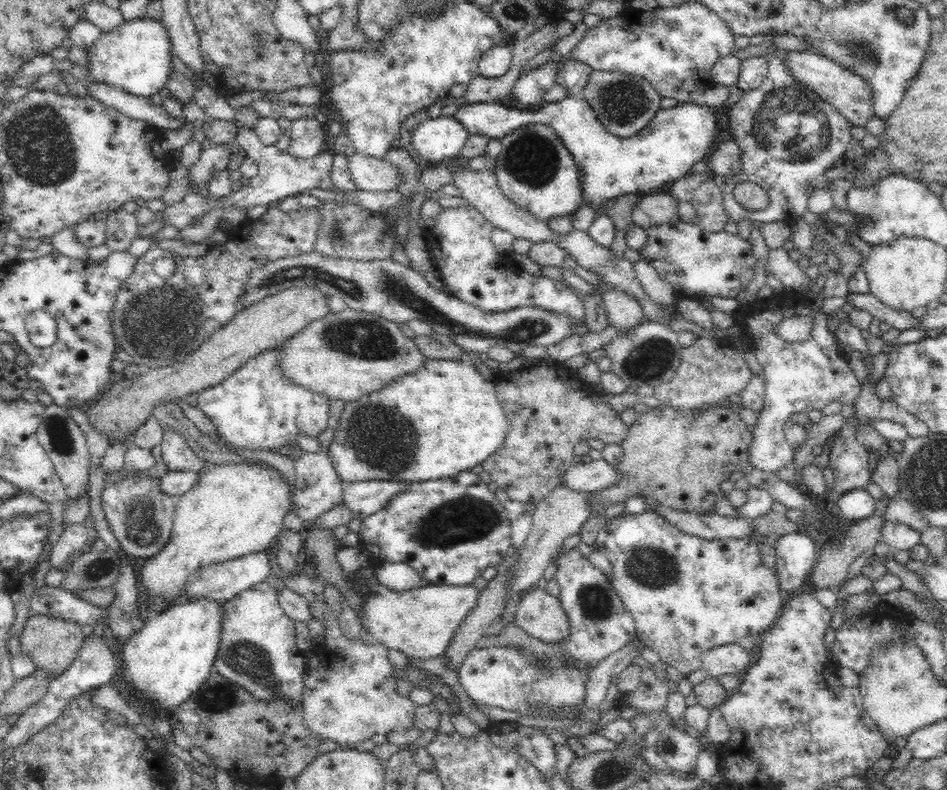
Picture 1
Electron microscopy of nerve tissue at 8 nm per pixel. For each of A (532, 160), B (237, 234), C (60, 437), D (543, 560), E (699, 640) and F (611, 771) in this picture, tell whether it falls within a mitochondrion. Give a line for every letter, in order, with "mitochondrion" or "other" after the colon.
A: mitochondrion
B: other
C: mitochondrion
D: other
E: other
F: mitochondrion

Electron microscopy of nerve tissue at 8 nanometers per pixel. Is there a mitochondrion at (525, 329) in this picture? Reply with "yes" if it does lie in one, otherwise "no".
yes

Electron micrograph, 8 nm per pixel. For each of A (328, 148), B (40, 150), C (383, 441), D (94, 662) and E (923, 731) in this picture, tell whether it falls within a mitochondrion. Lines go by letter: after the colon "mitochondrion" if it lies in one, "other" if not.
A: other
B: mitochondrion
C: mitochondrion
D: other
E: other

